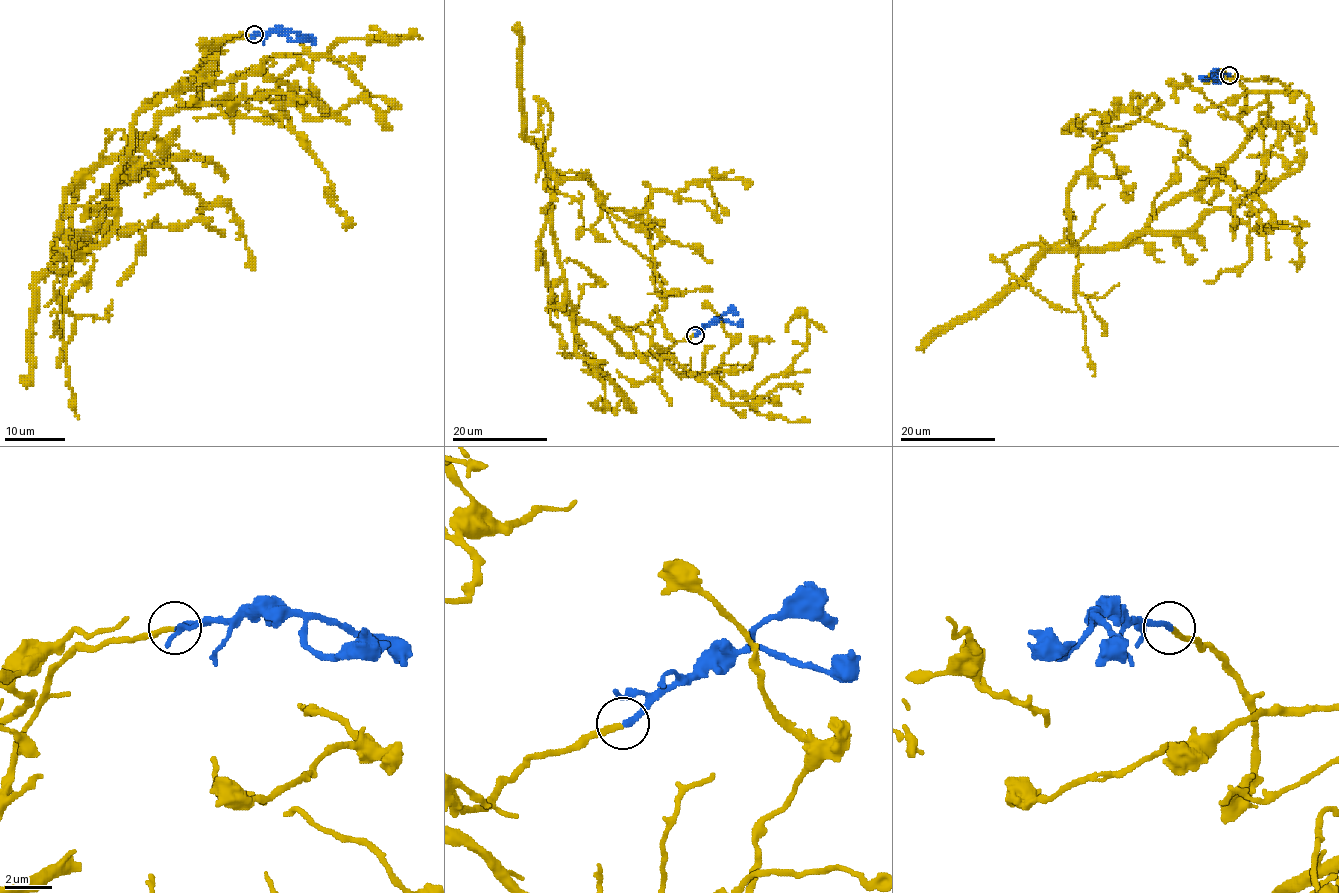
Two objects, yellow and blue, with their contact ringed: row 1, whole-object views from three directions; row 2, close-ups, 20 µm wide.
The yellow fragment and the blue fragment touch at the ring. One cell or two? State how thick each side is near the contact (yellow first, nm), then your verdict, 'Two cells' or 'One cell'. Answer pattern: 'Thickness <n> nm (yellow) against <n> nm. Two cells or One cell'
Thickness 220 nm (yellow) against 220 nm. One cell

